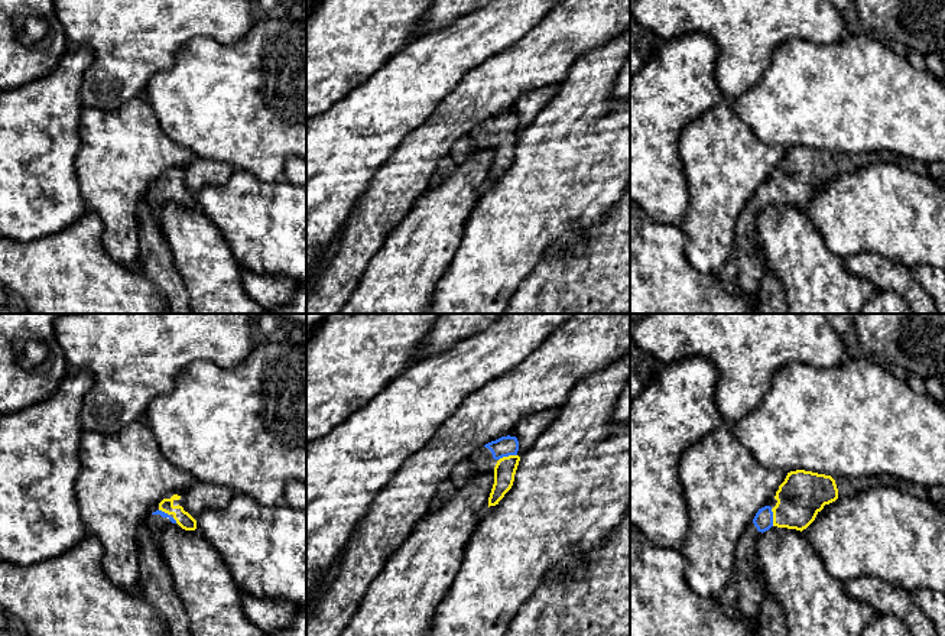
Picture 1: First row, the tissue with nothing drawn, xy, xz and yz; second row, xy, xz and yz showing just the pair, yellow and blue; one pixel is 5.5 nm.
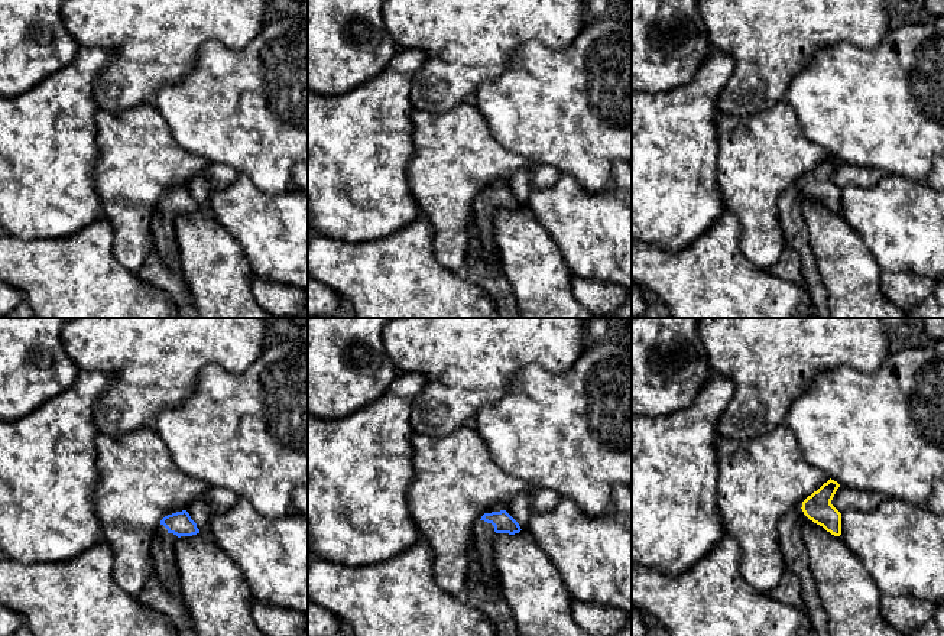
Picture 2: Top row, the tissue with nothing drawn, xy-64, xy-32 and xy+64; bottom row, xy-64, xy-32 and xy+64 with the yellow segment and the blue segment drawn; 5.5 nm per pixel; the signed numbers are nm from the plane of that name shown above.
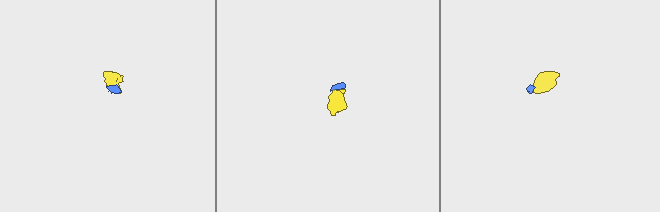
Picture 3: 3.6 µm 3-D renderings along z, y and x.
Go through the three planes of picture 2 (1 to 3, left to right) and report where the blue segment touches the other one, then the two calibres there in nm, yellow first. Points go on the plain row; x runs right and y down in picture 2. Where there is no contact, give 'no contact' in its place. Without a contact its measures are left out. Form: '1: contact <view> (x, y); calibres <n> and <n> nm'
1: no contact
2: no contact
3: no contact

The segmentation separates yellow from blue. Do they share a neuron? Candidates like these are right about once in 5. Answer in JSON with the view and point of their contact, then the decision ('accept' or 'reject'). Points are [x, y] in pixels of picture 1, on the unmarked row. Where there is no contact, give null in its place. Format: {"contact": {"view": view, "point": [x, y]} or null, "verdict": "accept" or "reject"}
{"contact": {"view": "xz", "point": [509, 132]}, "verdict": "accept"}

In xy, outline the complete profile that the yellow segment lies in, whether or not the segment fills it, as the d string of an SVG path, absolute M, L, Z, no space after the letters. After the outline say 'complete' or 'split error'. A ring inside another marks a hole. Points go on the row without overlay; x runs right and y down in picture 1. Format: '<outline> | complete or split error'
M173 171L171 175L163 175L159 179L159 185L147 195L147 204L150 205L152 212L159 224L162 208L171 198L178 199L185 207L197 205L197 197L188 188L185 188L182 182L173 181L173 178L179 175L181 172L178 171Z | split error

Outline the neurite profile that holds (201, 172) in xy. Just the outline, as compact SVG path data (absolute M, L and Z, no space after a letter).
M197 158L178 176L178 181L197 195L204 186L223 185L234 172L230 163Z

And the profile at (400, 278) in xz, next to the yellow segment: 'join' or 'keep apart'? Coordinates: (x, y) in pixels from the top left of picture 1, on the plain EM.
keep apart

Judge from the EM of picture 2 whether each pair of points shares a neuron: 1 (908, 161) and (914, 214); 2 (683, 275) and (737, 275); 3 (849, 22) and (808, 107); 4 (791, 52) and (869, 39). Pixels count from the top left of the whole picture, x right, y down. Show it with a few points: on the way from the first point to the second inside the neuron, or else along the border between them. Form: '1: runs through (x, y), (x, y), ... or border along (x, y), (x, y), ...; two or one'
1: border along (886, 174), (895, 174), (912, 181), (924, 181); two
2: runs through (696, 276), (724, 276); one
3: border along (872, 48), (847, 42), (826, 44), (810, 61); two
4: runs through (810, 33), (850, 32); one

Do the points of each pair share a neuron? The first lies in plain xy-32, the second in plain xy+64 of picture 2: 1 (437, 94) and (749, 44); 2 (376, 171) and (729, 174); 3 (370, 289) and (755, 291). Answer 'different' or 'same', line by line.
1: same
2: different
3: same

